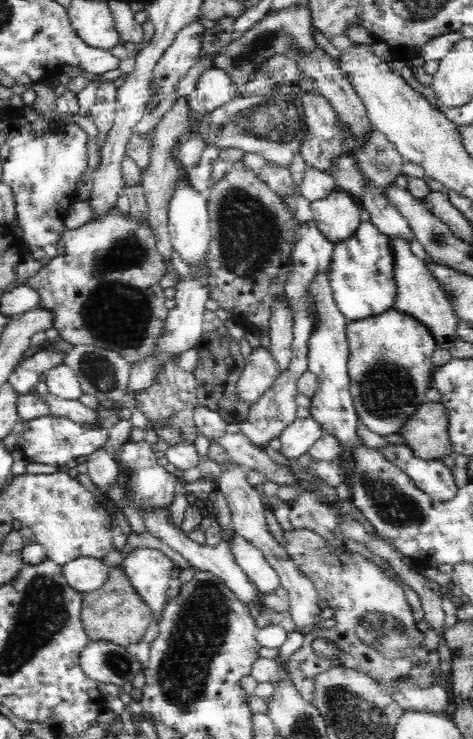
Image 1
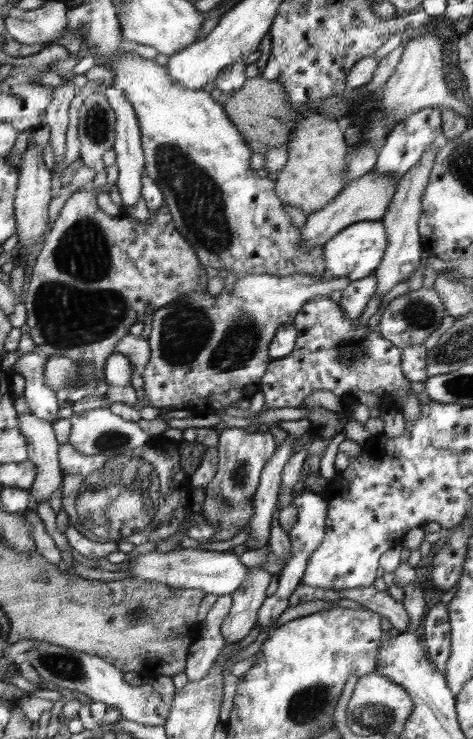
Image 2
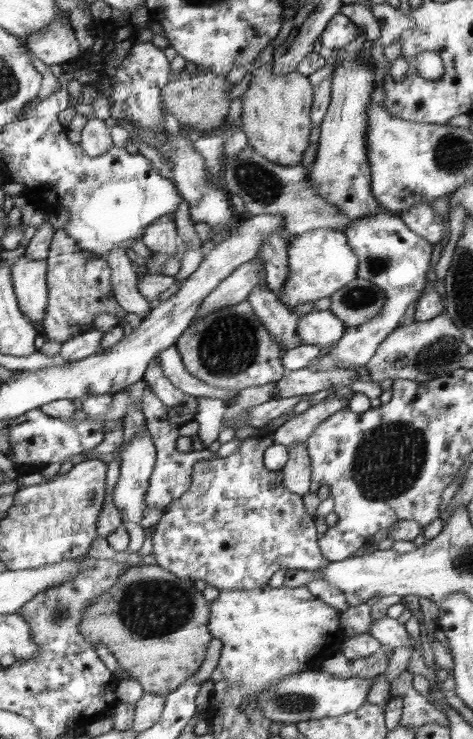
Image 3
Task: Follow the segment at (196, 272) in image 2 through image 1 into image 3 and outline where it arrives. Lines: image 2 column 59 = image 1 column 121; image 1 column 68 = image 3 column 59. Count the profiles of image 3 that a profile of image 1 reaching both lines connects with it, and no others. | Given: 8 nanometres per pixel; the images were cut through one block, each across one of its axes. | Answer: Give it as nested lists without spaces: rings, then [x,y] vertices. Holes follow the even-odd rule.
[[[56,229],[53,232],[49,253],[47,256],[47,285],[48,302],[45,308],[45,315],[39,325],[40,333],[50,342],[67,342],[74,335],[85,332],[86,328],[94,322],[98,314],[114,314],[120,318],[119,323],[122,326],[128,324],[123,318],[126,312],[115,299],[108,298],[111,290],[111,267],[107,260],[99,257],[95,252],[83,249],[77,240],[70,236],[64,229]]]

